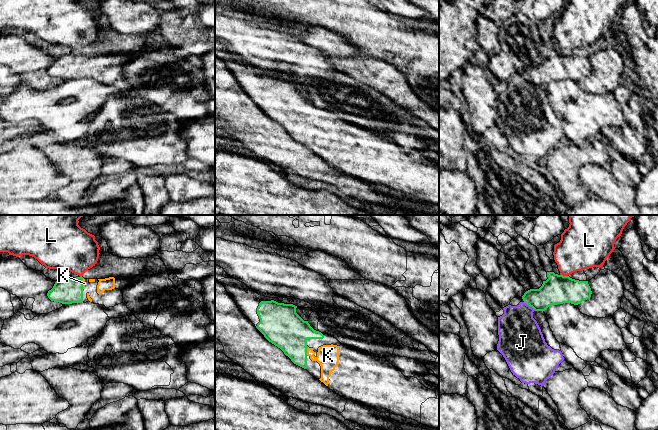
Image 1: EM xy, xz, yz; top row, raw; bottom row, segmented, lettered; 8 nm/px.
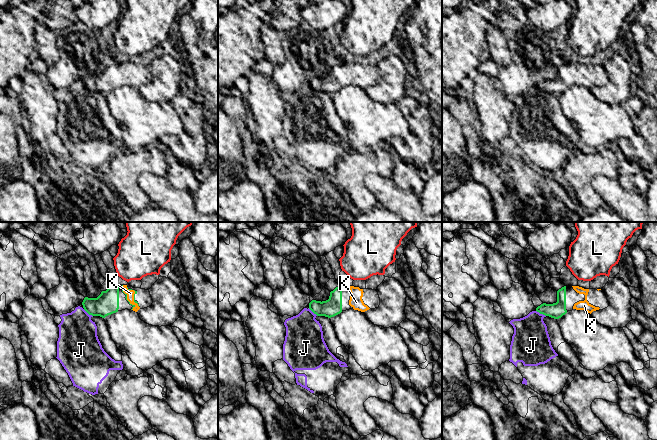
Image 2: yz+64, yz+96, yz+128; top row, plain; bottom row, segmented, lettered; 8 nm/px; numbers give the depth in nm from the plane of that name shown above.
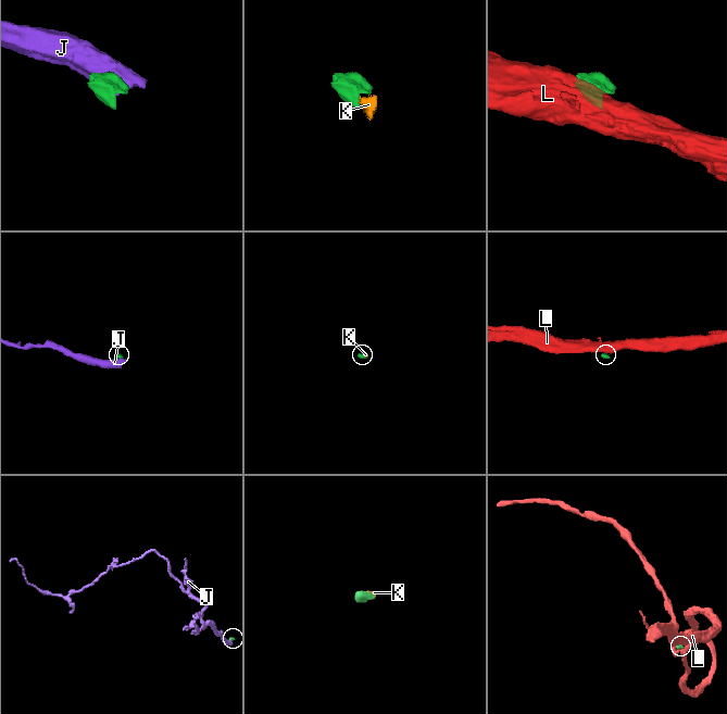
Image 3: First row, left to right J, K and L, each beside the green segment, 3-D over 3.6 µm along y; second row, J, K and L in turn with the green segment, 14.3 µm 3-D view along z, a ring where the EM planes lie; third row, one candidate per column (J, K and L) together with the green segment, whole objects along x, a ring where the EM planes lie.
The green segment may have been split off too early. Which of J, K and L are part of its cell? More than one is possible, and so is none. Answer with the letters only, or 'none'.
K

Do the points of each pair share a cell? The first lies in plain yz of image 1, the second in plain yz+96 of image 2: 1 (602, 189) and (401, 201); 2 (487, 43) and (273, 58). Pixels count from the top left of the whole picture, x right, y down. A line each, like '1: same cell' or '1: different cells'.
1: same cell
2: same cell

